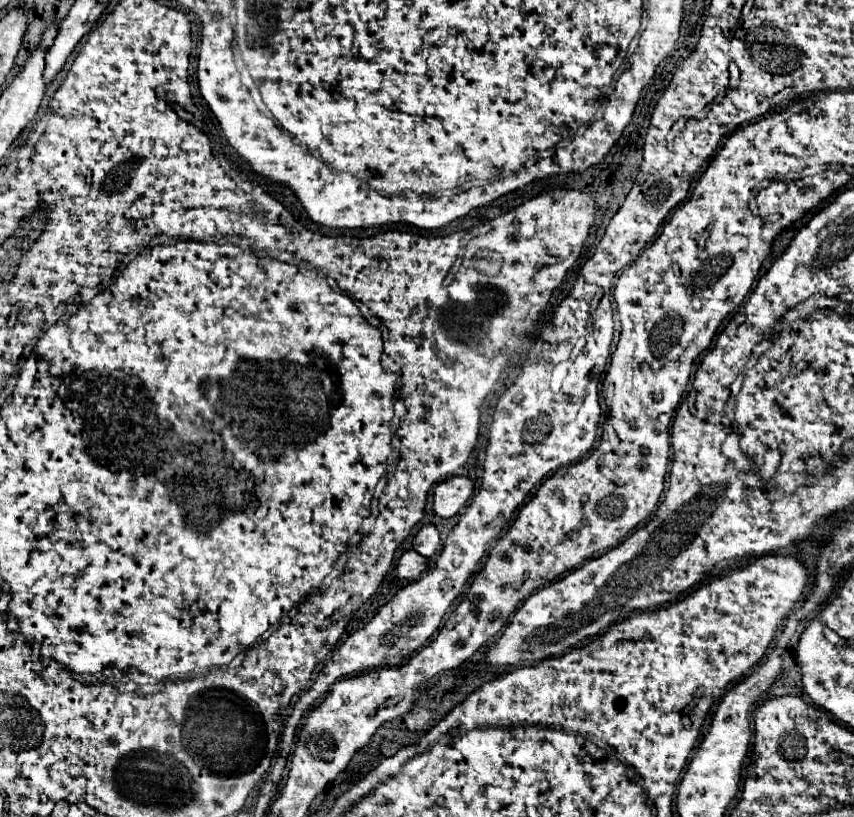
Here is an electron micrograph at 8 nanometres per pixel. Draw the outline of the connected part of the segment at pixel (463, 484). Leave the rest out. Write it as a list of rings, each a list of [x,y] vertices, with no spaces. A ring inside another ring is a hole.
[[[449,477],[433,491],[433,511],[439,517],[453,517],[473,495],[473,481],[467,477]]]

